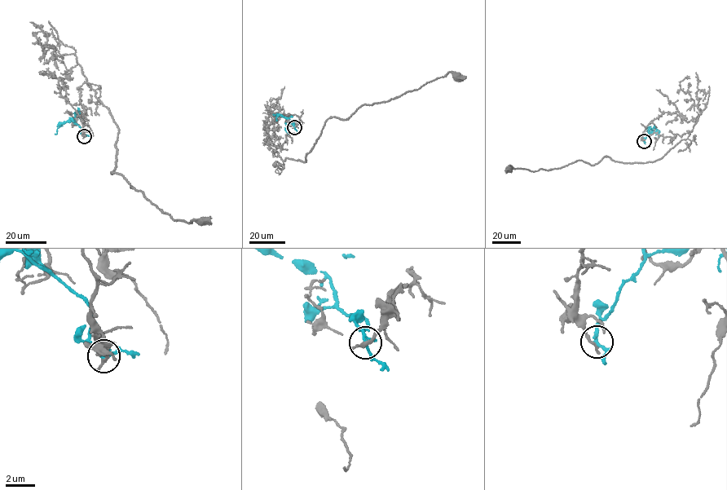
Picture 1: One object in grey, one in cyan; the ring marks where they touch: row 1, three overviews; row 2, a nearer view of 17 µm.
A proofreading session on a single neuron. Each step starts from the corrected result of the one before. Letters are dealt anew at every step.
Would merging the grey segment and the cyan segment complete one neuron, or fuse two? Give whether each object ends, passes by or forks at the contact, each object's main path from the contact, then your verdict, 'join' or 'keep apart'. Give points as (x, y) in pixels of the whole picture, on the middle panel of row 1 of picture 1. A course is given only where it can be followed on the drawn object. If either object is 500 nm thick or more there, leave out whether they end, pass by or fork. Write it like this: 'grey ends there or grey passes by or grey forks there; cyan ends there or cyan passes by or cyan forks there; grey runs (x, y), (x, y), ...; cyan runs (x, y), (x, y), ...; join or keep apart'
grey ends there; cyan passes by; grey runs (294, 127), (299, 117), (282, 116), (268, 144), (283, 161), (305, 161), (329, 118), (457, 76); cyan runs (294, 127), (289, 119), (273, 114); keep apart

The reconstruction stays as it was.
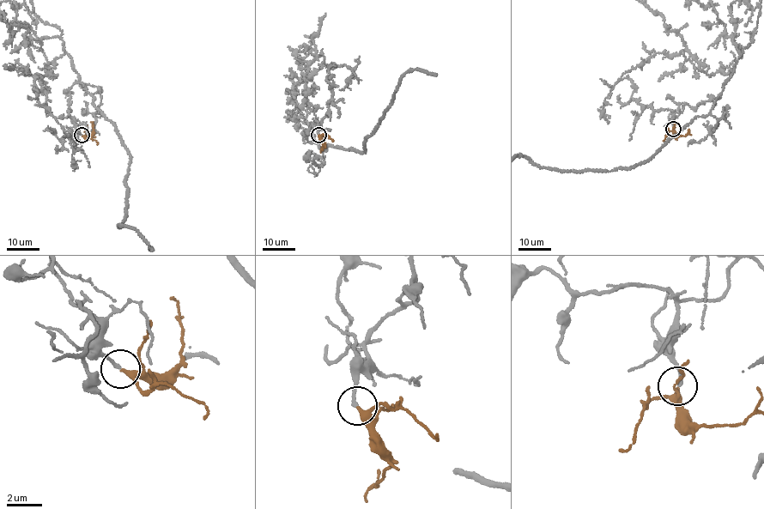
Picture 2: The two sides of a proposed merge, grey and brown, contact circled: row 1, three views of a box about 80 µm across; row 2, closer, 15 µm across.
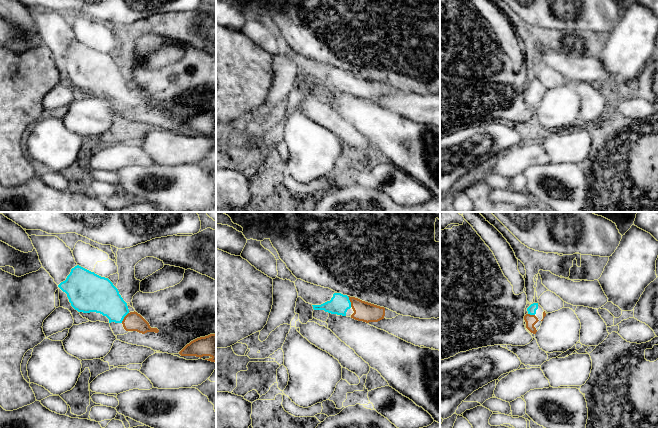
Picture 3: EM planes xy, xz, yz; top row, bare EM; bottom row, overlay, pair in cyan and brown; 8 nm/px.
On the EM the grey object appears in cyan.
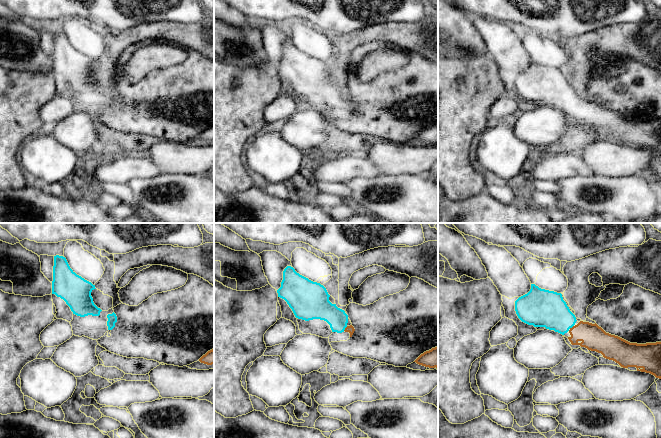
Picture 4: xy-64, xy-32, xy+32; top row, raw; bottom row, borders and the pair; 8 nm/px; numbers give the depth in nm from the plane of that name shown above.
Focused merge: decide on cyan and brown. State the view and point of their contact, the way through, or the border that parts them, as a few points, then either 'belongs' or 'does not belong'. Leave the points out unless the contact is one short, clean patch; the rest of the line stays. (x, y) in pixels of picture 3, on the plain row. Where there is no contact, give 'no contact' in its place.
meets cyan in xz at (349, 77); runs through xz (339, 80), (349, 77), (354, 78), (363, 87); belongs

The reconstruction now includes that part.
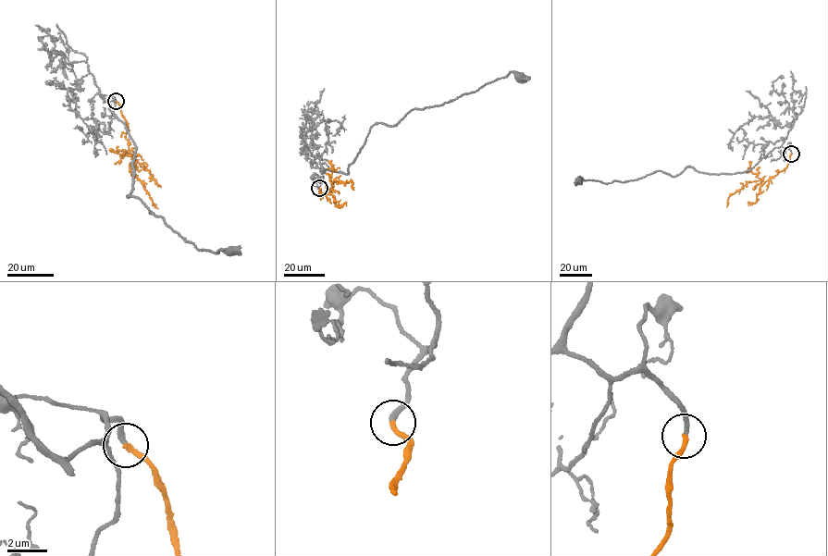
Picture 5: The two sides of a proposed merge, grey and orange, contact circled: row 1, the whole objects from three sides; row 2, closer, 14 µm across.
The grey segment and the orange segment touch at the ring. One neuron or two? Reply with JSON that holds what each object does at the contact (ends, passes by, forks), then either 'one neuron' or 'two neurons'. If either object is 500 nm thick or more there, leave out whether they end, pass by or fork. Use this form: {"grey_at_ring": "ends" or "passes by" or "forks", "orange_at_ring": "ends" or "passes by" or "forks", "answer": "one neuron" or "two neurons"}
{"grey_at_ring": "ends", "orange_at_ring": "ends", "answer": "one neuron"}

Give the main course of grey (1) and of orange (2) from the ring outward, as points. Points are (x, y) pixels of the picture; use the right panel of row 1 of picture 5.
1: (791, 154), (775, 147), (741, 173), (710, 174), (687, 166), (673, 176), (656, 171), (623, 182), (578, 180)
2: (791, 154), (786, 166), (765, 181), (745, 184), (729, 197), (727, 207)

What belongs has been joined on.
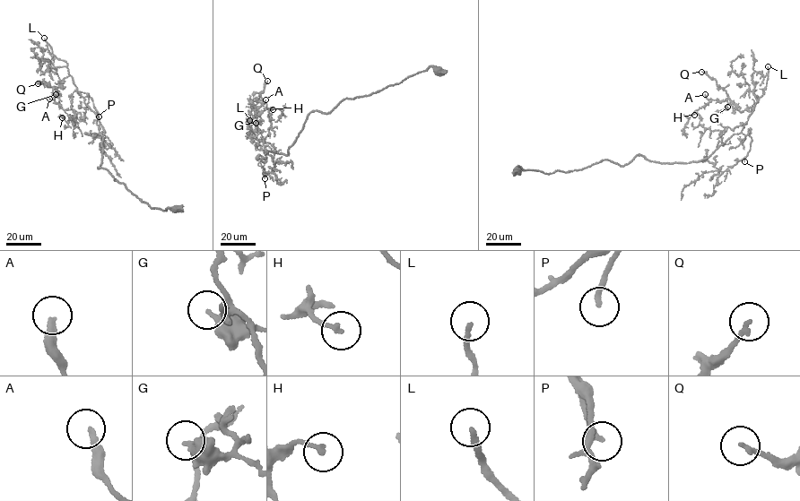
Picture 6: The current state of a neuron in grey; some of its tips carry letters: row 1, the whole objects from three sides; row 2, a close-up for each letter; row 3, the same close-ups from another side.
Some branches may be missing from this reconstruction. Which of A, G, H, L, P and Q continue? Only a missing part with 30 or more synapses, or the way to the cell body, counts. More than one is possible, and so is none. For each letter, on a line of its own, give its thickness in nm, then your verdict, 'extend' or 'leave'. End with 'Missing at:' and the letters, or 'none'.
A: 320 nm thick; extend
G: 320 nm thick; leave
H: 180 nm thick; leave
L: 180 nm thick; extend
P: 200 nm thick; extend
Q: 160 nm thick; leave
Missing at: A, L, P

